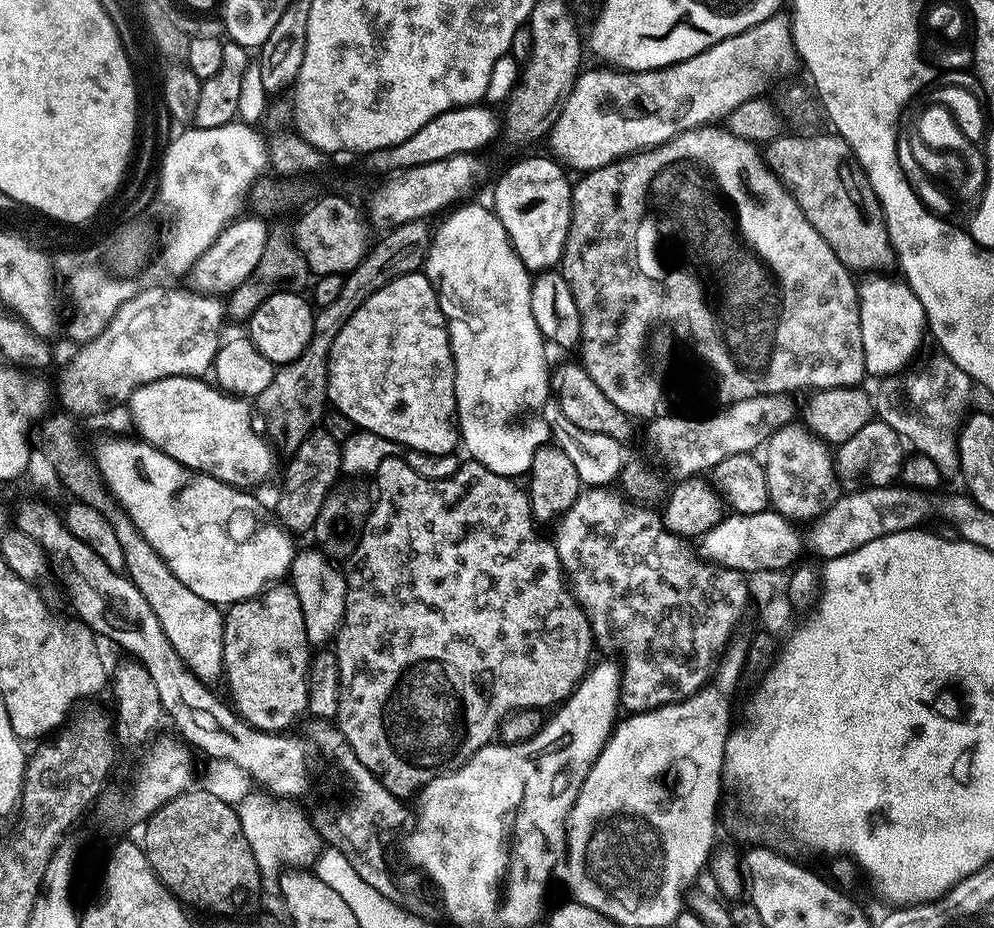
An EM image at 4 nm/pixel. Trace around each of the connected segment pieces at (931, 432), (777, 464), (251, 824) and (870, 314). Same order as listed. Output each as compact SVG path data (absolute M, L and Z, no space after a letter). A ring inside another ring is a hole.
M940 354L937 357L918 372L908 370L881 379L880 389L874 392L874 412L882 423L896 431L901 440L911 447L913 444L919 455L930 458L930 462L938 466L941 477L959 477L958 429L969 415L968 399L972 396L974 382L947 356Z
M793 422L782 426L782 430L778 430L763 445L763 452L769 505L788 520L815 521L827 508L834 506L836 499L842 495L842 480L836 471L833 449L823 437L813 433L803 423Z
M255 790L246 795L236 809L243 836L250 843L251 853L258 862L261 891L277 899L280 896L280 878L292 867L306 870L313 867L323 852L326 843L311 823L309 815L291 801L278 801L269 792Z
M876 274L865 284L859 285L860 293L860 321L862 322L862 350L864 351L864 370L869 377L884 378L889 375L890 370L904 370L916 356L916 351L920 348L924 336L926 340L926 321L924 318L924 307L922 302L913 294L903 279L886 280L885 275Z

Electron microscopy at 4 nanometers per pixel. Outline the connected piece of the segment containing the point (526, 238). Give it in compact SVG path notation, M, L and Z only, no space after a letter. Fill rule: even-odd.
M528 156L510 165L501 174L490 201L512 241L513 250L520 255L524 265L536 274L559 265L564 256L564 243L572 217L573 181L568 181L569 173L555 159L545 156Z

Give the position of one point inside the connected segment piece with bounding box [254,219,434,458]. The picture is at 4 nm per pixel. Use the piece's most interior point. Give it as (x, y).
(293, 405)

